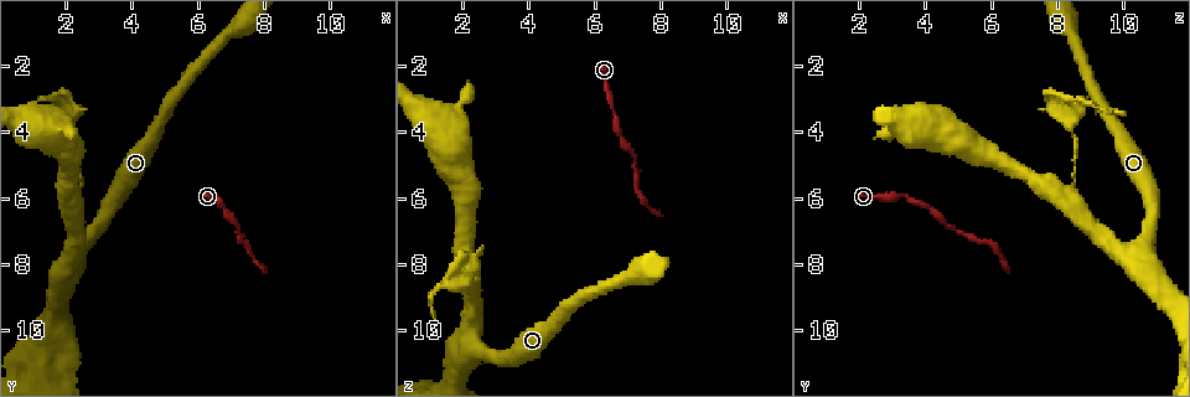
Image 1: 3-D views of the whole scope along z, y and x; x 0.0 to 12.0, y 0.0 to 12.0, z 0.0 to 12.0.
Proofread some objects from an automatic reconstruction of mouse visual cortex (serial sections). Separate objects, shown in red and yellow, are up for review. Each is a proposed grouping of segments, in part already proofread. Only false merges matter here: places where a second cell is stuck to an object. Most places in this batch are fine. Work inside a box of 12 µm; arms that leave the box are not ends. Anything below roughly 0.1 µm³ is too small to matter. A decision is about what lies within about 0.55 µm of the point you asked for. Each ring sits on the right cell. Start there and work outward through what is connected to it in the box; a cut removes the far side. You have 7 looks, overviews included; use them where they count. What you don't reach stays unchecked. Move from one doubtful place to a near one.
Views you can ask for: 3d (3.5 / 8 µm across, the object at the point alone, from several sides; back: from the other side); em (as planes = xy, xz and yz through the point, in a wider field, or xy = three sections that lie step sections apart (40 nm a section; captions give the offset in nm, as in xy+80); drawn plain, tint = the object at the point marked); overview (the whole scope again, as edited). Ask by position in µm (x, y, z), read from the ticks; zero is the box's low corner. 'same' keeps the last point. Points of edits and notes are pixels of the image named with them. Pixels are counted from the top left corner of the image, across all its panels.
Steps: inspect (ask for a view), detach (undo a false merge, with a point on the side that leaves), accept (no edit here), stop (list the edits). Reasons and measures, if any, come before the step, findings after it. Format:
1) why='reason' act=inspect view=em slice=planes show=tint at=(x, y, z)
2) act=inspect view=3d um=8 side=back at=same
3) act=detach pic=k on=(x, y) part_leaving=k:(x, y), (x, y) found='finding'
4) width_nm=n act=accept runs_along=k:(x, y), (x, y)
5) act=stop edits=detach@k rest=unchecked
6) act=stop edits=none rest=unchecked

why='a narrow waist' act=inspect view=3d um=3.5 at=(6.7, 6.0, 3.5)

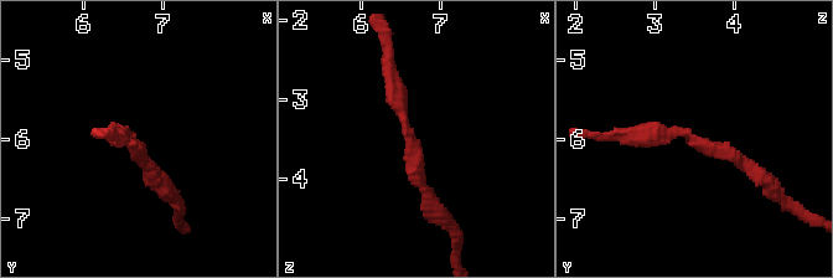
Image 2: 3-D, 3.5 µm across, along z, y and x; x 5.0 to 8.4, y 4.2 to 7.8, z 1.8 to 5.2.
why='shape alone is not enough' act=inspect view=em slice=xy step=1 show=tint at=(6.65, 6.05, 3.50)

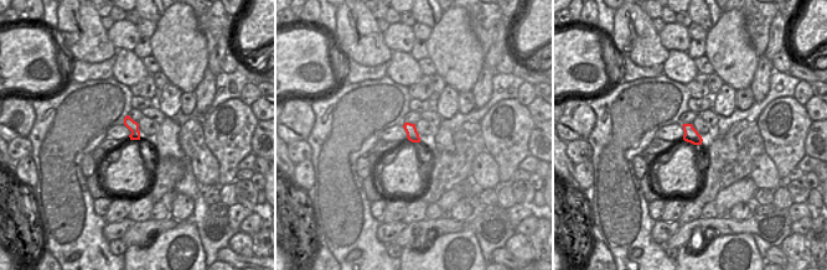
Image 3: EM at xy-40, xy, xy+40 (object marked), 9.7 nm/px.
act=inspect view=em slice=planes show=tint at=same

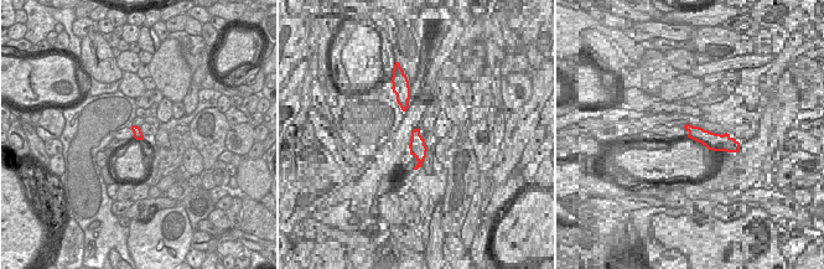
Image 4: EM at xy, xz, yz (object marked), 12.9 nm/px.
width_nm=120 act=accept runs_along=2:(389, 68), (415, 174), (435, 209) found='continuous, no second cell'

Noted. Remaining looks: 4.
why='abrupt turn' act=inspect view=3d um=3.5 at=(2.3, 7.6, 10.4)

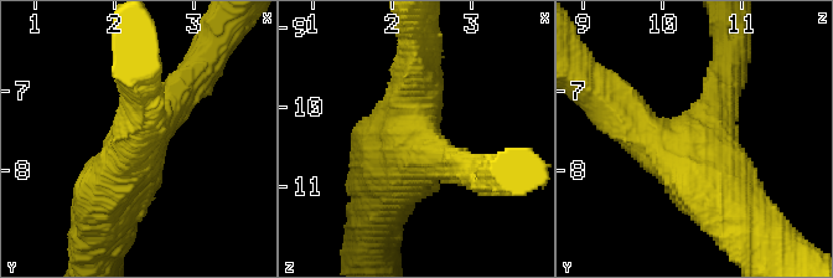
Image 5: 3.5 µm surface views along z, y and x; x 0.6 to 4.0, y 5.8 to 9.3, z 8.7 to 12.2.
why='need the tissue' act=inspect view=em slice=planes show=tint at=(2.20, 7.65, 10.40)

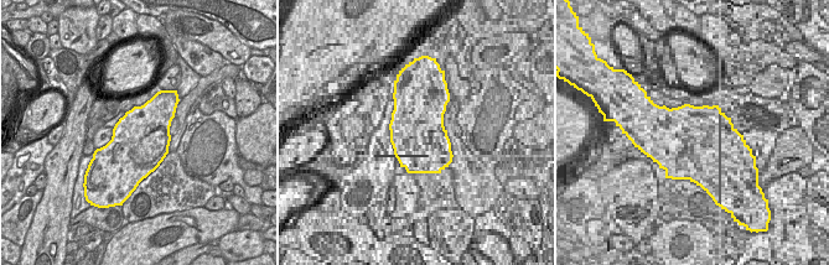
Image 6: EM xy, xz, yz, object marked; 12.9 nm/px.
why='cut it another way' act=inspect view=em slice=xy step=3 show=tint at=same

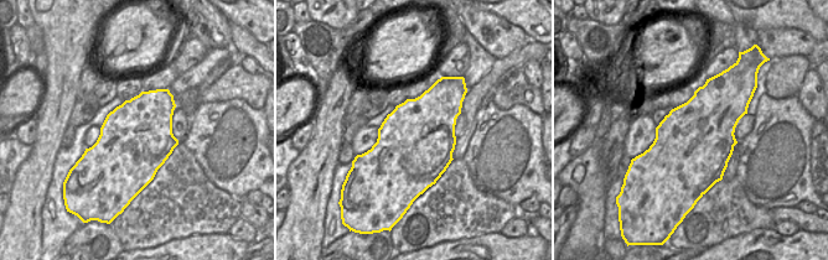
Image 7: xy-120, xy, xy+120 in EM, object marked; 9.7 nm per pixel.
act=accept runs_along=5:(464, 171), (410, 140), (418, 67) found='continuous, no second cell'

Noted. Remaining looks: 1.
act=stop edits=none rest=unchecked

